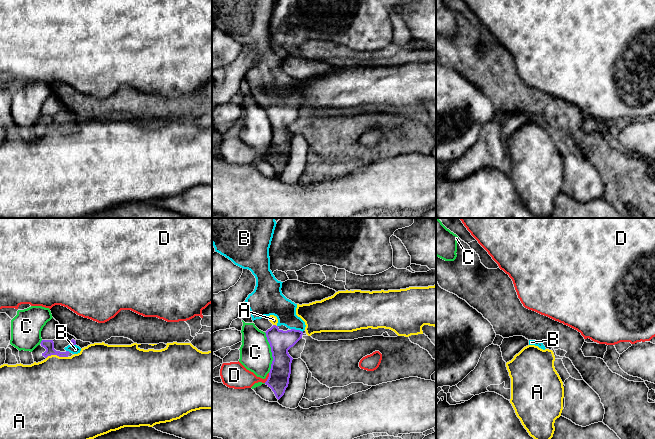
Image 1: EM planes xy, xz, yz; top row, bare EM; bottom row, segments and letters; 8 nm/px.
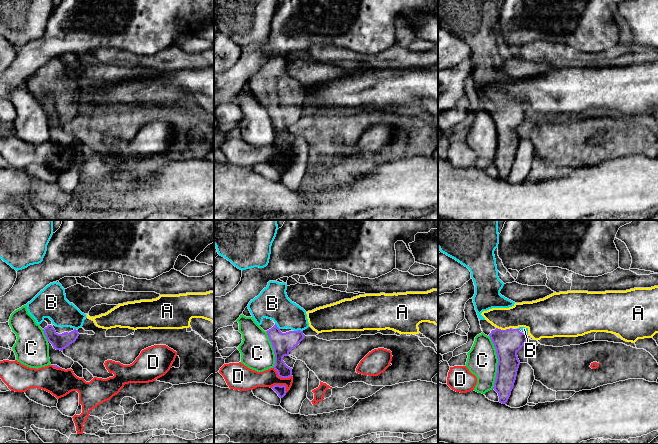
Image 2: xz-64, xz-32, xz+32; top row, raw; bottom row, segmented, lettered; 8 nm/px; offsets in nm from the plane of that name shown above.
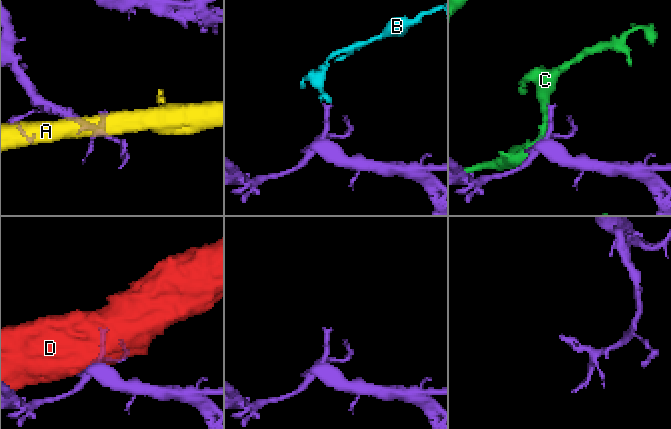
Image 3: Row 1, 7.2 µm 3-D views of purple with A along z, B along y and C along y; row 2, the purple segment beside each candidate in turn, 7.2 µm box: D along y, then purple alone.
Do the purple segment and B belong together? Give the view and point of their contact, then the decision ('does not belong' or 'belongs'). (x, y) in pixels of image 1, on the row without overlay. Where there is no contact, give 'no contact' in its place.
xz (297, 106) | belongs

